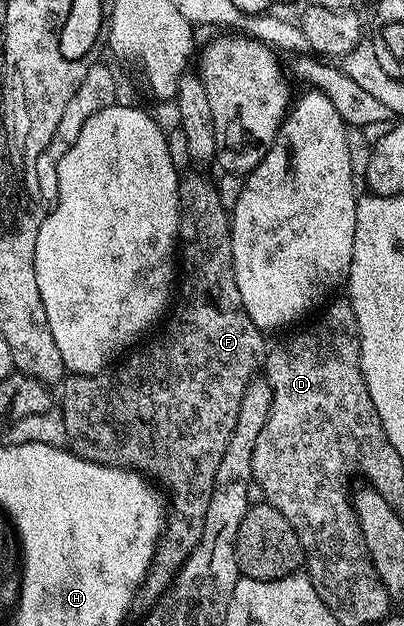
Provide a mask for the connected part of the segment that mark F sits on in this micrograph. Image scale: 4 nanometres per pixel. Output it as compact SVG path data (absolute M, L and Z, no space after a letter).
M186 171L177 181L177 193L179 194L179 206L181 207L179 268L180 271L182 268L185 273L182 276L180 273L179 295L172 305L171 315L168 317L168 320L170 319L169 325L166 326L165 332L159 333L150 344L142 343L140 347L130 351L124 359L106 368L104 372L96 372L90 376L70 375L63 384L65 393L59 396L59 411L63 414L63 426L67 426L68 451L96 464L109 464L112 468L128 466L152 478L171 497L171 515L168 517L161 543L157 545L157 555L154 556L153 565L150 566L148 574L145 575L141 587L137 589L135 597L136 603L138 605L145 604L144 606L156 604L158 599L168 592L169 585L177 577L178 570L185 565L186 558L193 553L193 548L203 534L207 506L211 502L211 490L215 486L215 470L219 470L219 462L223 462L223 450L227 450L227 442L231 442L231 434L235 430L235 422L239 418L239 406L243 402L243 394L250 382L262 371L267 355L267 343L265 344L264 338L261 337L264 336L262 329L257 328L255 322L251 322L251 314L247 314L247 310L243 306L243 298L239 294L239 286L233 269L233 230L230 213L219 202L216 183L212 179L208 180L203 173L193 171Z

